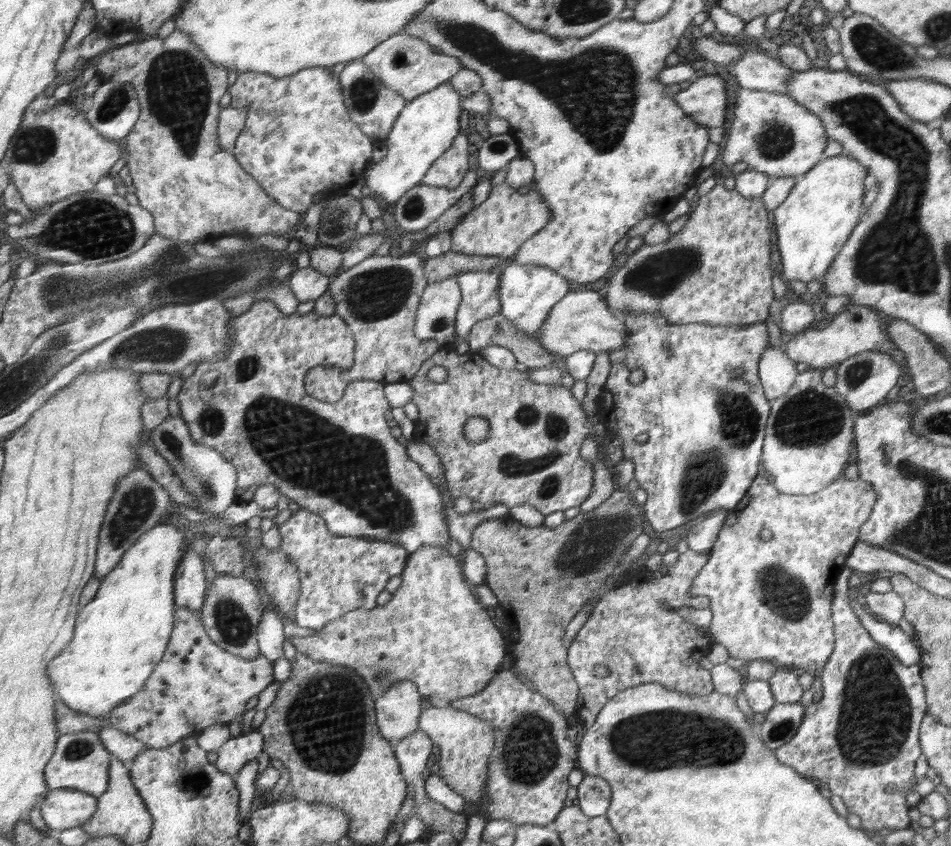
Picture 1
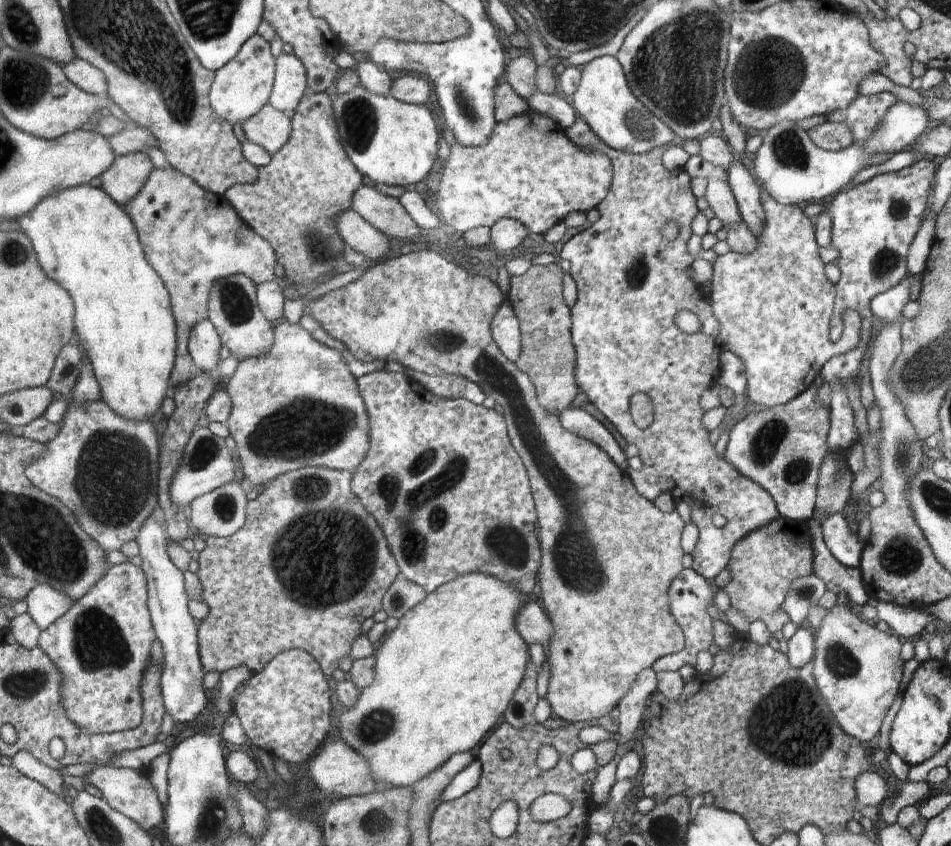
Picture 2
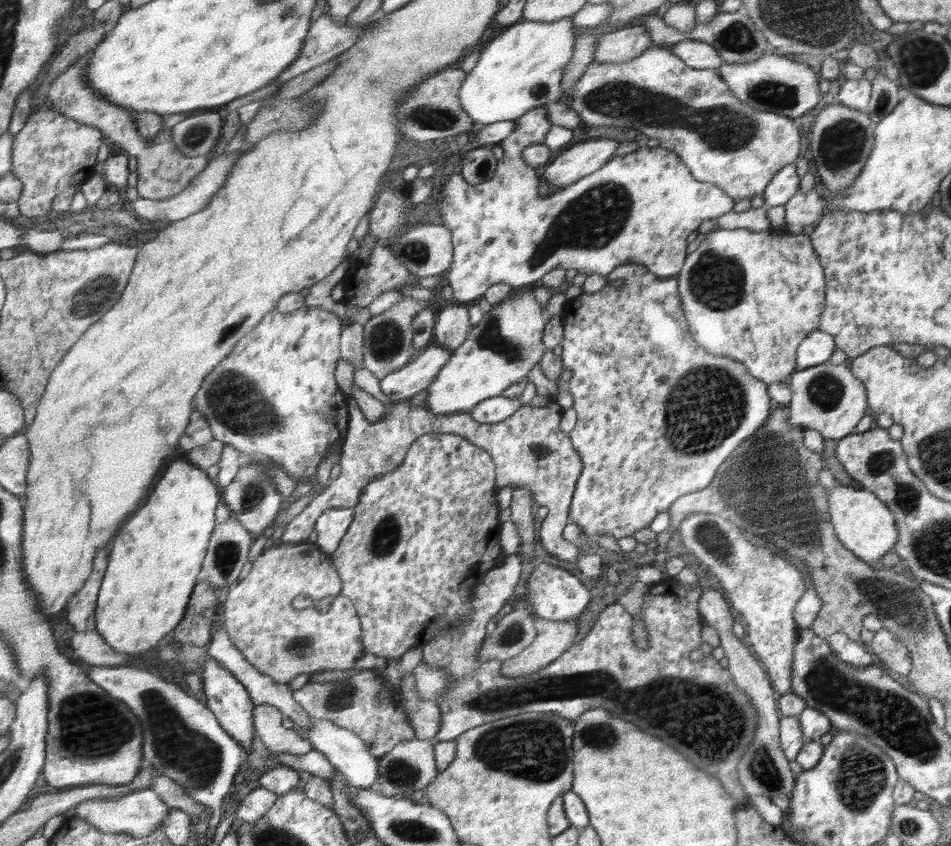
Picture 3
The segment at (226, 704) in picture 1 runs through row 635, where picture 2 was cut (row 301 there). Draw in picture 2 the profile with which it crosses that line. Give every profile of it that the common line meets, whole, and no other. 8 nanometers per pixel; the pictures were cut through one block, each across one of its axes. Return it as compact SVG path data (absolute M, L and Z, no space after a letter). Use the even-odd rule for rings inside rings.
M172 164L166 170L156 169L143 192L125 207L135 219L148 260L171 290L179 326L179 349L172 384L174 388L188 386L188 382L201 375L200 364L191 353L191 338L195 328L211 318L211 294L216 282L236 274L246 274L256 287L275 281L273 246L248 226L228 196L206 190L195 178L182 174Z

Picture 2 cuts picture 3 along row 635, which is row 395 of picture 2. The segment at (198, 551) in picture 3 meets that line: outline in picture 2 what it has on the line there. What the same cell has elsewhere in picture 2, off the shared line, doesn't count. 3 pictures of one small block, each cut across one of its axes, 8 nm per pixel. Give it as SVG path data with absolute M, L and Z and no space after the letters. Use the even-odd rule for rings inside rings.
M90 184L64 188L44 198L36 210L16 218L22 232L35 242L44 270L52 274L75 298L76 324L83 348L88 350L96 376L102 387L103 400L118 414L132 420L149 420L156 416L174 388L172 374L179 349L179 326L173 309L171 290L159 271L148 260L135 219L103 187Z

